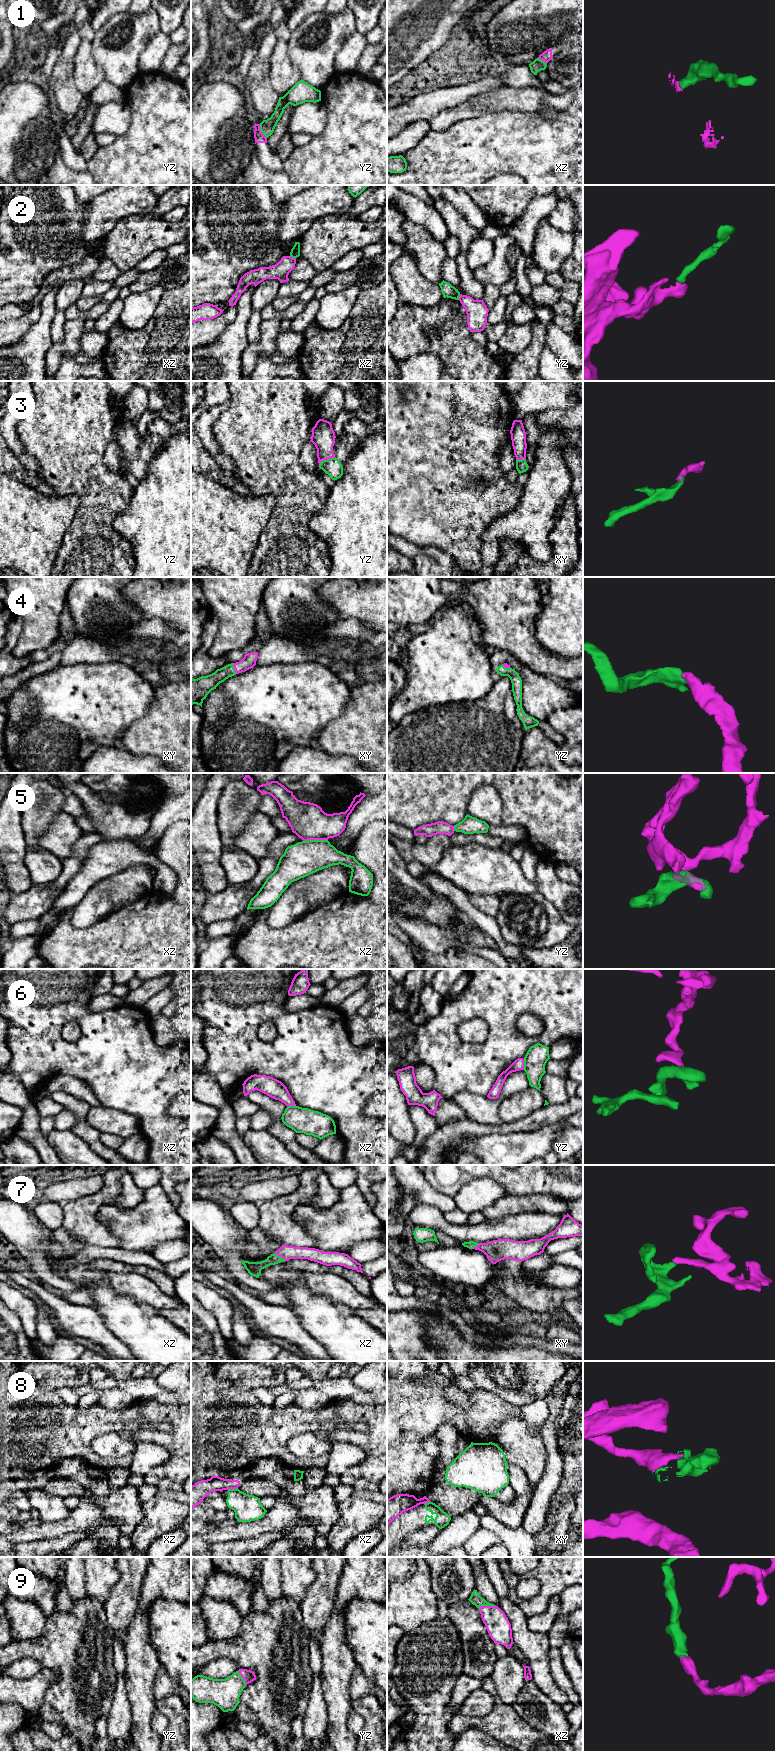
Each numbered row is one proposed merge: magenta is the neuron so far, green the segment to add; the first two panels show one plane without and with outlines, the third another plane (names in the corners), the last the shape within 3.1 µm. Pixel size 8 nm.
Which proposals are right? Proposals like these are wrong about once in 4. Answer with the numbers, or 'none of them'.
3, 4, 6, 7, 9

